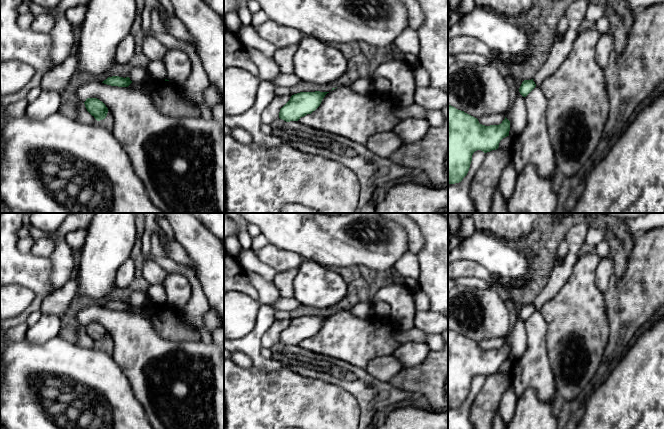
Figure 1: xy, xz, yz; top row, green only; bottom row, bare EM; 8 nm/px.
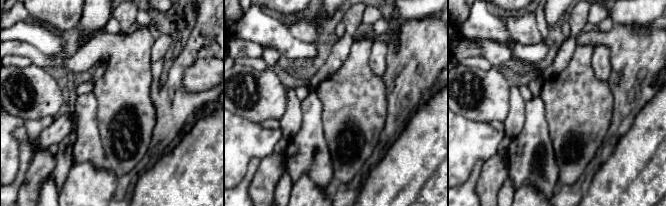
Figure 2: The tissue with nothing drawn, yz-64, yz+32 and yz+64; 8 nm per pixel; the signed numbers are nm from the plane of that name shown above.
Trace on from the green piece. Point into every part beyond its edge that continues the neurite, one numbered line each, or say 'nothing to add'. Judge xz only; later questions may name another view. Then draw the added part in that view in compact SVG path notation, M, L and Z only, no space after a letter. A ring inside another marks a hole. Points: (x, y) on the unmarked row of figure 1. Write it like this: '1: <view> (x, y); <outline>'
nothing to add

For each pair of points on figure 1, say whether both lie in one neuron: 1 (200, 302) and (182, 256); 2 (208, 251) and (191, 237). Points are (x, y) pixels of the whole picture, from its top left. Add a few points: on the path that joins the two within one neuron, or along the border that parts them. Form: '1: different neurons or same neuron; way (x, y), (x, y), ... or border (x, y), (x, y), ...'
1: different neurons; border (166, 256), (189, 266), (193, 270)
2: same neuron; way (204, 248), (195, 239)

